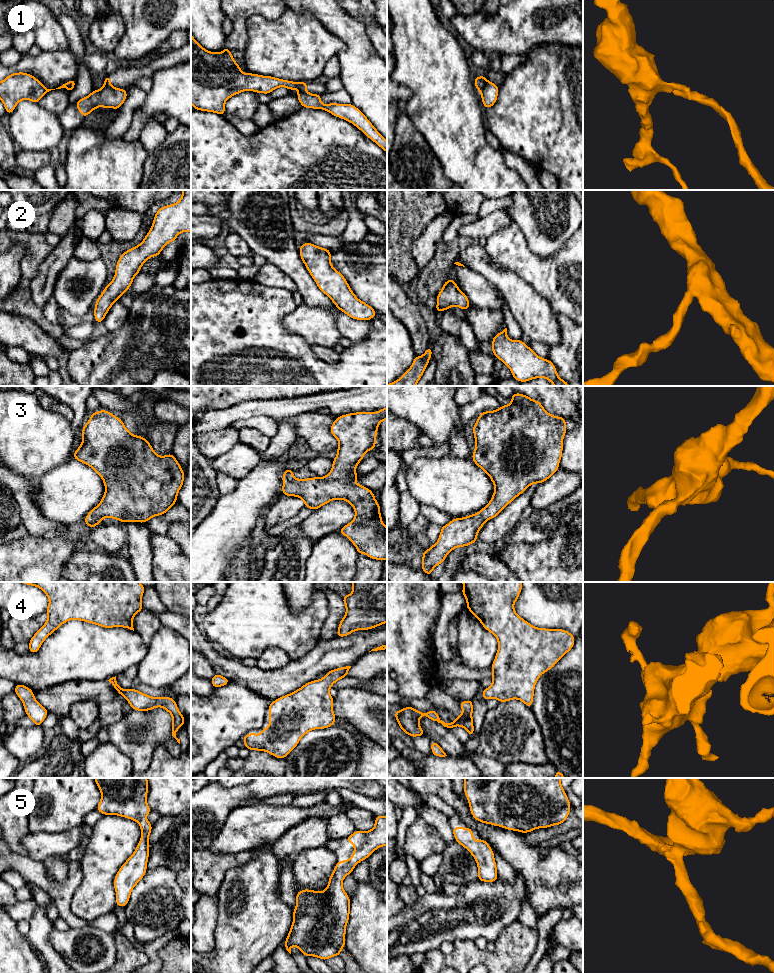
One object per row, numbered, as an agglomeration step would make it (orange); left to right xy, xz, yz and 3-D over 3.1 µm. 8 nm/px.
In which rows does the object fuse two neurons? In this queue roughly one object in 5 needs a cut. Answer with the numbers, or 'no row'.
1

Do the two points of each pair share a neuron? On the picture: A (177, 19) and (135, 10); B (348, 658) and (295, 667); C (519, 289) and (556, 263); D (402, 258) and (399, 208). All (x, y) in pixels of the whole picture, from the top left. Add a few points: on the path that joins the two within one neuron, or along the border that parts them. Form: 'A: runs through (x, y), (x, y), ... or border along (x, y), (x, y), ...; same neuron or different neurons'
A: runs through (167, 10), (145, 10); same neuron
B: runs through (335, 658), (323, 658), (308, 667); same neuron
C: border along (508, 270), (516, 272), (545, 299); different neurons
D: runs through (399, 246), (399, 220); same neuron

